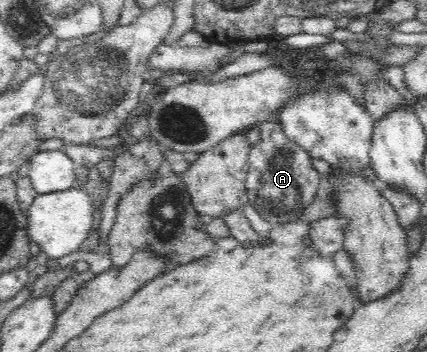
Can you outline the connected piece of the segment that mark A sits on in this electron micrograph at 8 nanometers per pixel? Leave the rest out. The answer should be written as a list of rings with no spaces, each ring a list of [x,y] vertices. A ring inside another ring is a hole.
[[[274,118],[262,121],[259,126],[261,138],[251,147],[248,156],[247,204],[272,225],[285,225],[296,221],[316,199],[322,174],[313,167],[309,154],[284,136],[281,124]]]

